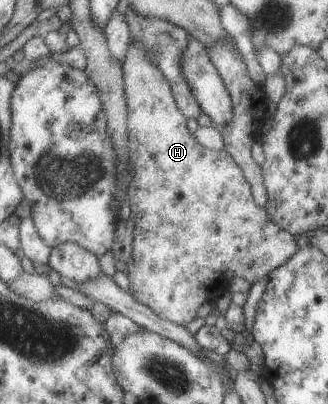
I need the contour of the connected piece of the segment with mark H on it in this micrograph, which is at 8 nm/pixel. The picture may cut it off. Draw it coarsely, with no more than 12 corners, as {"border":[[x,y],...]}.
{"border":[[148,44],[122,62],[129,295],[185,326],[296,238],[186,127]]}

